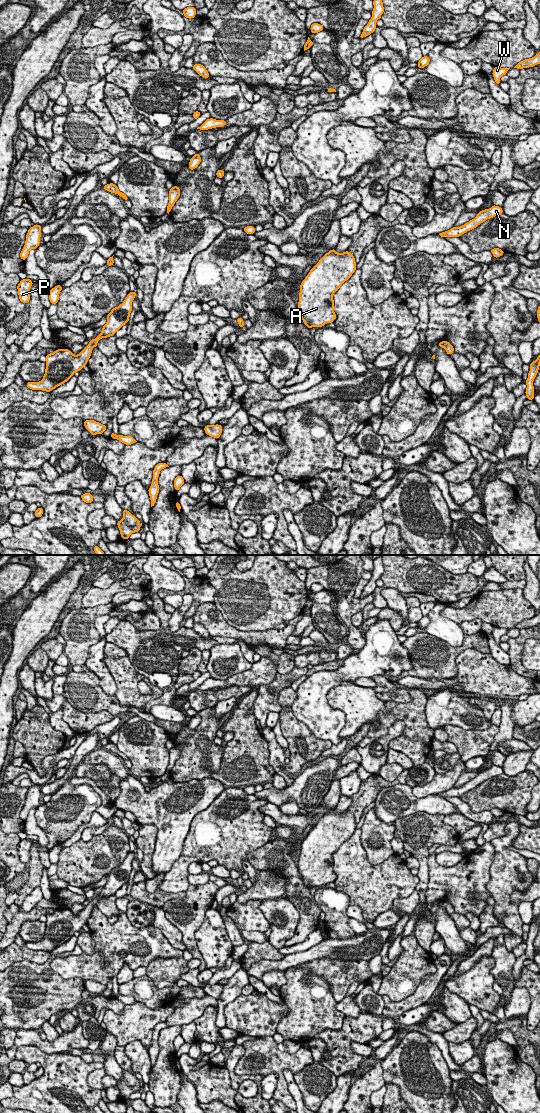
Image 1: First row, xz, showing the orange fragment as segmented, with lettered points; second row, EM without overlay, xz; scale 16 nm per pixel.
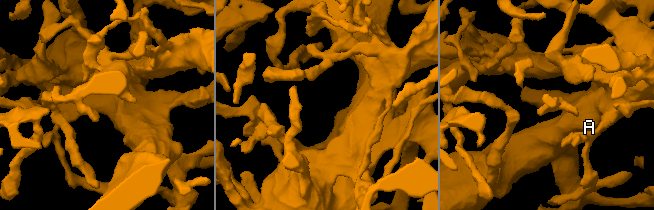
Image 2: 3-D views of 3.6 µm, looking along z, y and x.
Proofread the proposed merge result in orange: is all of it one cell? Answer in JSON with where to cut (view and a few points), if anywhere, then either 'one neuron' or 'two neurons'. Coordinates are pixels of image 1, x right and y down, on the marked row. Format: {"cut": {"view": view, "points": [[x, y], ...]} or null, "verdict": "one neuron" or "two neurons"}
{"cut": null, "verdict": "one neuron"}

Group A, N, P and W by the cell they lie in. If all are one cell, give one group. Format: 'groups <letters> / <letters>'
groups A N P W

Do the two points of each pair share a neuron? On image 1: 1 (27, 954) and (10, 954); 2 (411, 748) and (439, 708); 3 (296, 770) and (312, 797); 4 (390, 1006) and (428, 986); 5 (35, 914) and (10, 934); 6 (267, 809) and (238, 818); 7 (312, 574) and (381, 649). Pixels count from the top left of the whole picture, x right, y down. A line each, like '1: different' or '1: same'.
1: same
2: different
3: different
4: same
5: same
6: different
7: different

